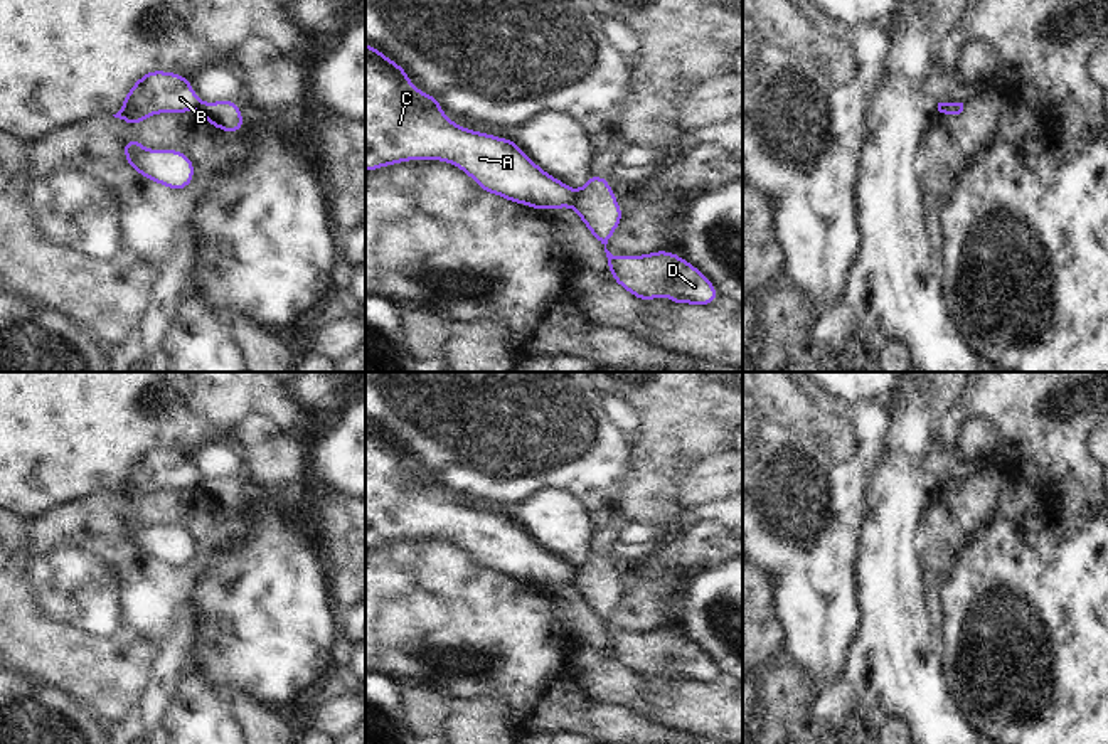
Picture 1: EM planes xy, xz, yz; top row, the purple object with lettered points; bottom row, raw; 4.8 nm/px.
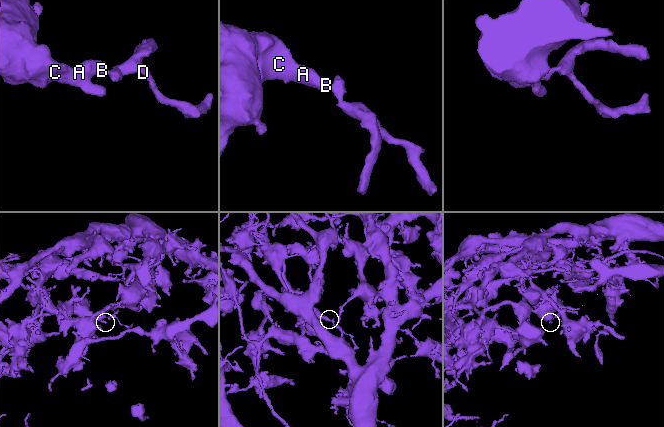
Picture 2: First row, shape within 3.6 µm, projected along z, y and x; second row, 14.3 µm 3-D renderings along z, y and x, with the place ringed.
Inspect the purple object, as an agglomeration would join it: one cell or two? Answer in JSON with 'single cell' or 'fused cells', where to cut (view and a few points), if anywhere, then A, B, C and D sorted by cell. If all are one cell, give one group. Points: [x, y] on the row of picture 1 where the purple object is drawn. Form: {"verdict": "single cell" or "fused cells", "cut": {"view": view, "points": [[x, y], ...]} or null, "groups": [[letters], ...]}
{"verdict": "fused cells", "cut": {"view": "xz", "points": [[578, 191], [573, 206]]}, "groups": [["A", "B", "C"], ["D"]]}

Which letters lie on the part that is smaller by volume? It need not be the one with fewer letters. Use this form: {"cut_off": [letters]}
{"cut_off": ["D"]}

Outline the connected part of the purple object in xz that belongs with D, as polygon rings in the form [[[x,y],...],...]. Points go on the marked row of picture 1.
[[[588,175],[586,185],[584,185],[581,190],[578,190],[578,197],[576,197],[574,209],[576,209],[578,215],[581,217],[581,221],[584,222],[584,226],[586,226],[586,227],[591,231],[591,234],[596,237],[596,241],[605,246],[605,252],[606,252],[606,258],[608,258],[608,266],[610,266],[611,278],[613,278],[620,286],[626,288],[630,295],[633,295],[633,296],[637,296],[637,298],[640,298],[640,300],[643,300],[643,301],[650,301],[650,300],[653,300],[653,298],[657,298],[657,296],[667,296],[667,298],[670,298],[675,305],[692,303],[692,305],[704,305],[704,306],[714,303],[714,301],[719,298],[716,286],[714,286],[704,274],[700,274],[699,269],[697,269],[694,264],[684,261],[680,256],[677,256],[677,254],[674,254],[674,252],[670,252],[670,251],[657,251],[657,252],[650,252],[650,254],[643,254],[643,256],[613,256],[613,254],[606,249],[606,244],[608,244],[608,241],[611,239],[611,236],[613,236],[615,229],[618,227],[618,224],[621,222],[621,215],[623,215],[623,210],[620,209],[620,205],[618,205],[618,202],[616,202],[616,197],[615,197],[615,194],[613,194],[613,189],[608,187],[608,177],[593,177],[593,175]]]

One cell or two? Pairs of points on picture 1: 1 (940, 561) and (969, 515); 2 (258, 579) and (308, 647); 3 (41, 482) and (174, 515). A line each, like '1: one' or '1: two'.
1: one
2: one
3: two

